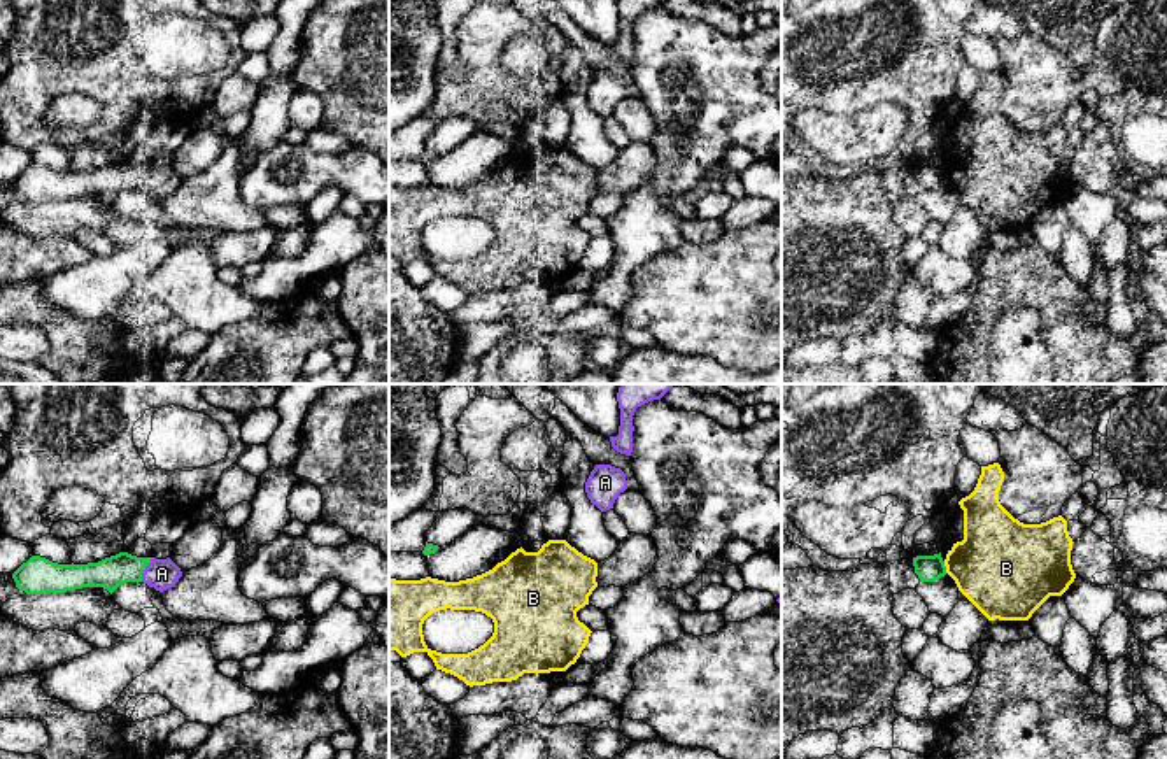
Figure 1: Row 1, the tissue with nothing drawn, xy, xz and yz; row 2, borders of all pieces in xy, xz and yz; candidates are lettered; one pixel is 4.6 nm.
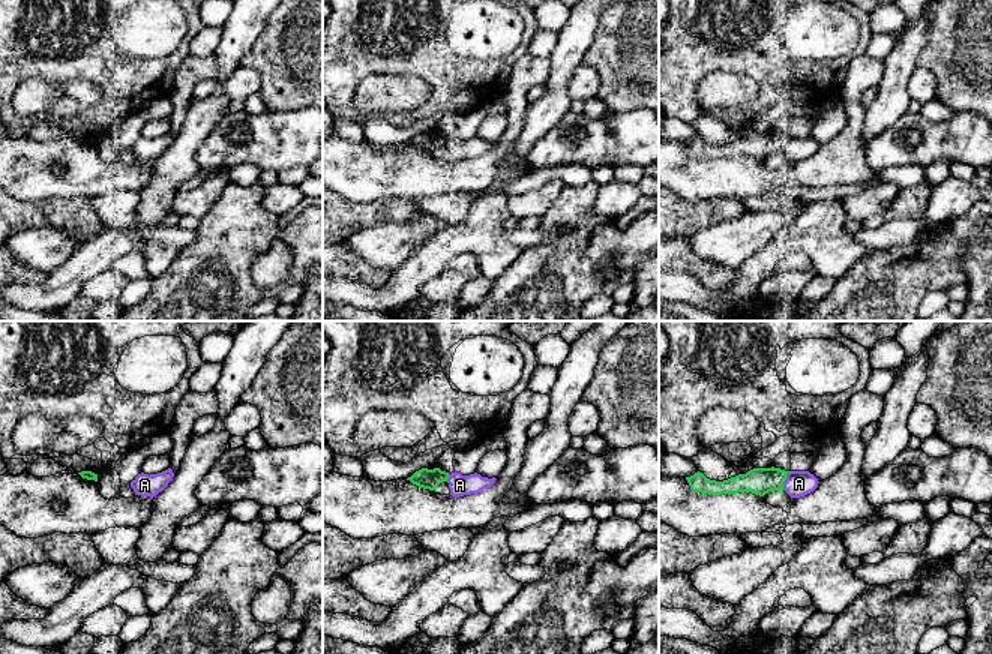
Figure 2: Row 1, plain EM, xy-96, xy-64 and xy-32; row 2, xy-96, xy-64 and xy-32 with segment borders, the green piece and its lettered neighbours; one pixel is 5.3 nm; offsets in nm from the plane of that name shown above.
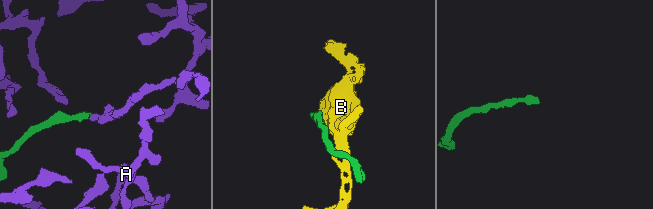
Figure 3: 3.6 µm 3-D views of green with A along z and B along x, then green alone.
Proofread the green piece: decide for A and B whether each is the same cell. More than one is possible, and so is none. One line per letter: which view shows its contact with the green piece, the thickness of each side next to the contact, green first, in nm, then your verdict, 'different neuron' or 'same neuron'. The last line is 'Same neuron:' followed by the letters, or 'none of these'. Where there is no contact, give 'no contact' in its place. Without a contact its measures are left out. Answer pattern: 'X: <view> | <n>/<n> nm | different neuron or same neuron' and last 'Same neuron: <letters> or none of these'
A: xy | 140/140 nm | same neuron
B: yz | 120/420 nm | different neuron
Same neuron: A

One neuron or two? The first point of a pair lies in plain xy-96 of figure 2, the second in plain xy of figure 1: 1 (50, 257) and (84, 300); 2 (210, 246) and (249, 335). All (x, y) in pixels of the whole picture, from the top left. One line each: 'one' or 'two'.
1: one
2: one

